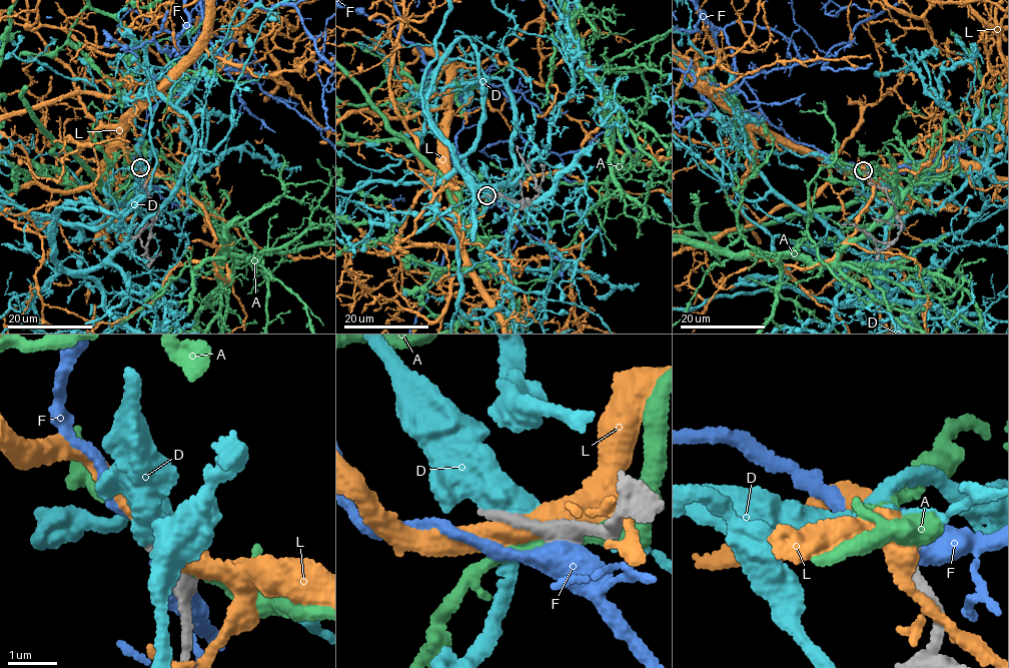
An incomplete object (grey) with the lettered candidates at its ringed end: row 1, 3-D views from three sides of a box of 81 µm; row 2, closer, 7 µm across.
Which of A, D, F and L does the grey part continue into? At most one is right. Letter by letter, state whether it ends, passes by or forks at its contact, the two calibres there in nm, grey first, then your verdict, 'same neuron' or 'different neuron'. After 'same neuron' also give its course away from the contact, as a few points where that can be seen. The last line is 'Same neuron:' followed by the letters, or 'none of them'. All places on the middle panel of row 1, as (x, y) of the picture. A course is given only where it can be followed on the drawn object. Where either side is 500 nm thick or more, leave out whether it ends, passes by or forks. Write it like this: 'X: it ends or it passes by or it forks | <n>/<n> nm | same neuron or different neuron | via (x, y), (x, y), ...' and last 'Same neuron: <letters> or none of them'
A: it forks | 300/240 nm | different neuron
D: it forks | 220/440 nm | different neuron
F: 300/550 nm | different neuron
L: it passes by | 420/480 nm | different neuron
Same neuron: none of them

